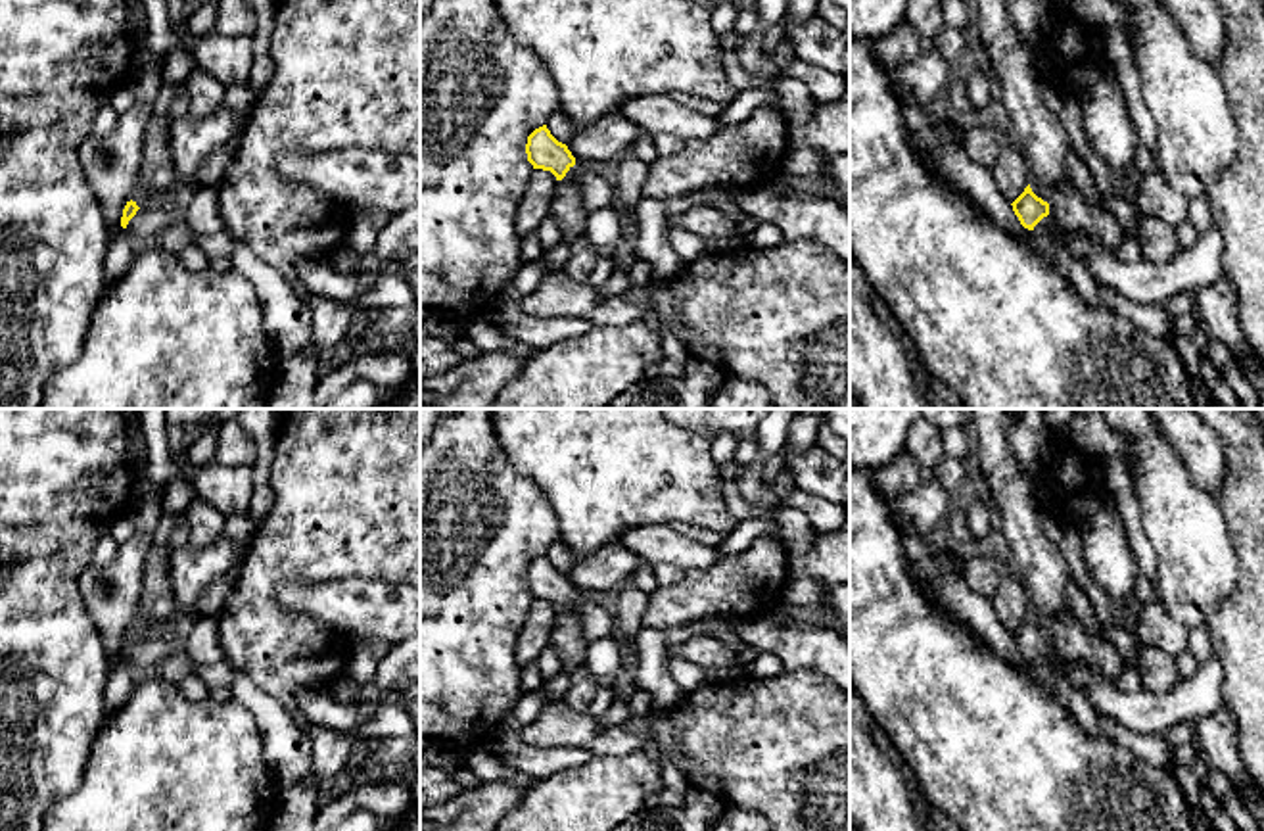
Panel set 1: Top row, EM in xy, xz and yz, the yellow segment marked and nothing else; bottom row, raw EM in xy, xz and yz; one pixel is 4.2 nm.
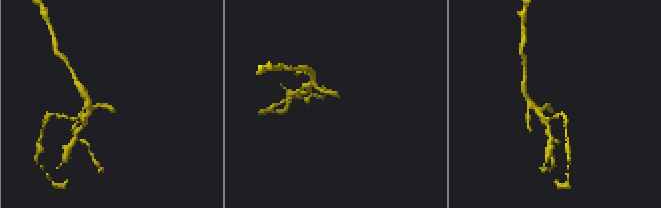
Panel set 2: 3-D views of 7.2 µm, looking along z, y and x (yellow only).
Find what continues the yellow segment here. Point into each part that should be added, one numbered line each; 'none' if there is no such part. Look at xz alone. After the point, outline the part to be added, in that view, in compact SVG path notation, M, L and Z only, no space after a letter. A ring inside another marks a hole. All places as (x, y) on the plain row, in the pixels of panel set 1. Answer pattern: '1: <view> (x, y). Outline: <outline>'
1: xz (597, 622). Outline: M579 591L564 606L579 618L585 643L595 643L608 637L618 637L616 616L595 601L589 601Z

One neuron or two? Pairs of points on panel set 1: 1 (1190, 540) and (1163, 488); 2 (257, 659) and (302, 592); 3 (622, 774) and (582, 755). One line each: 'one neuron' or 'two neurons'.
1: one neuron
2: two neurons
3: two neurons

